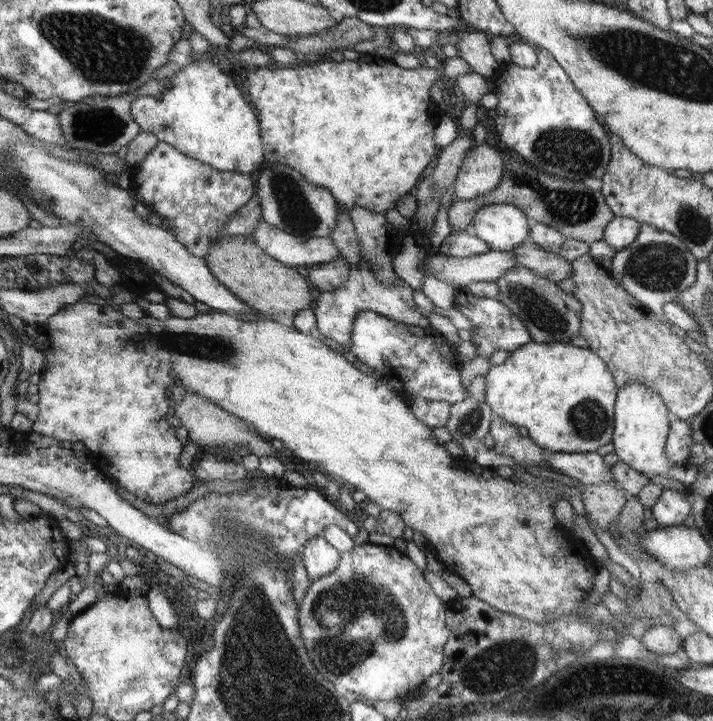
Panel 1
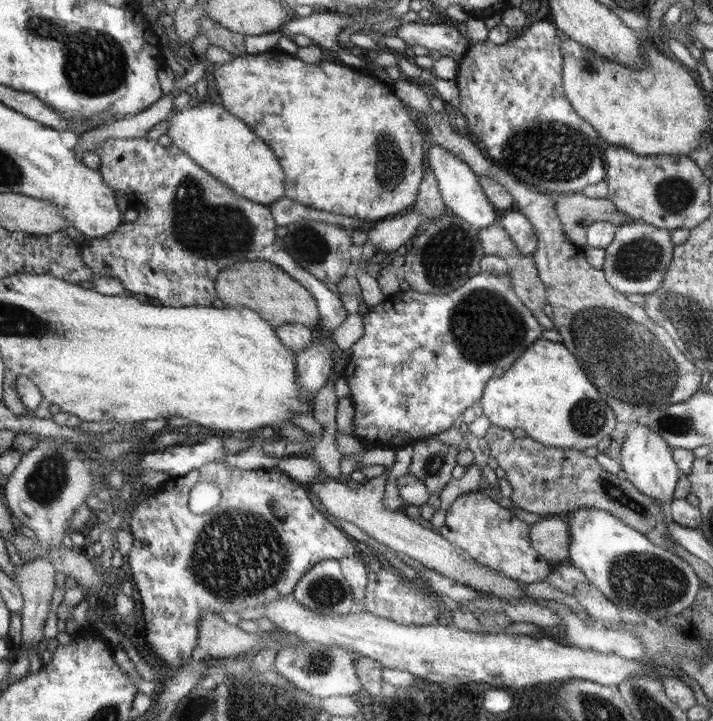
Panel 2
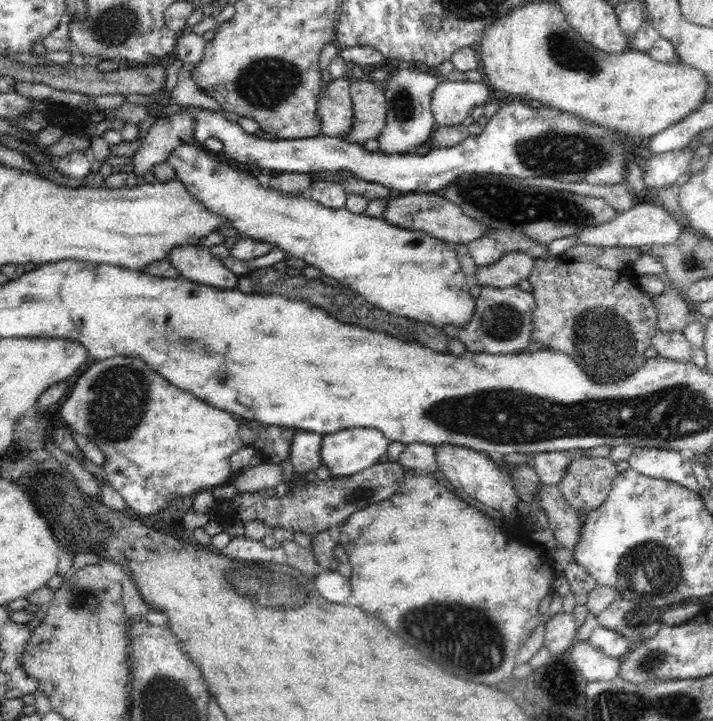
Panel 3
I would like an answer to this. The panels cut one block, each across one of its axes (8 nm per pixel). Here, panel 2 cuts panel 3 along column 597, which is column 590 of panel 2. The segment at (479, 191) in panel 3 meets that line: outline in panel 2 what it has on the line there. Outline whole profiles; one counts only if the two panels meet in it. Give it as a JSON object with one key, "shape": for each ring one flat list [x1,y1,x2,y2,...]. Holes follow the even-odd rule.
{"shape":[[582,192,556,195,556,212,565,236,582,247,588,244,588,229,595,223,610,222,618,227,633,222,607,197,590,198]]}

